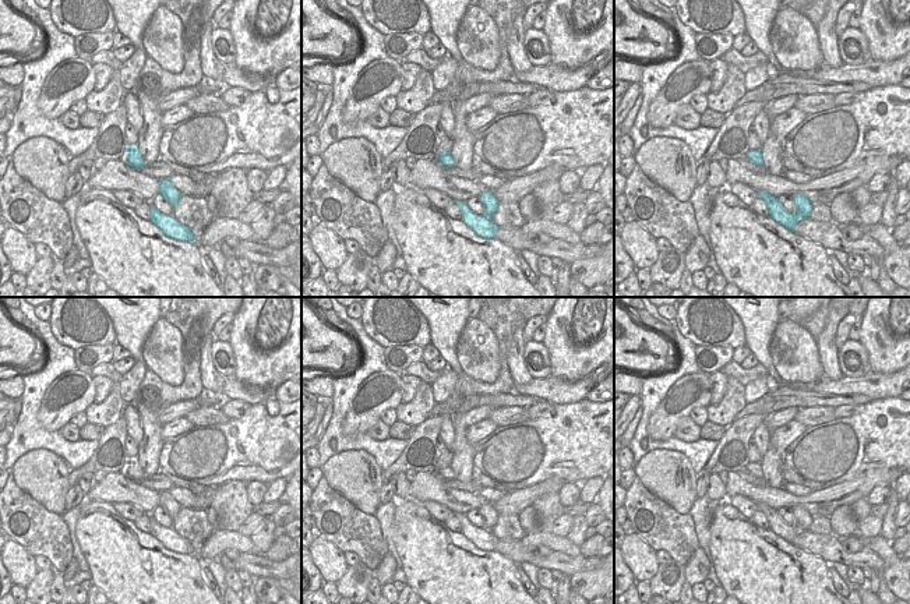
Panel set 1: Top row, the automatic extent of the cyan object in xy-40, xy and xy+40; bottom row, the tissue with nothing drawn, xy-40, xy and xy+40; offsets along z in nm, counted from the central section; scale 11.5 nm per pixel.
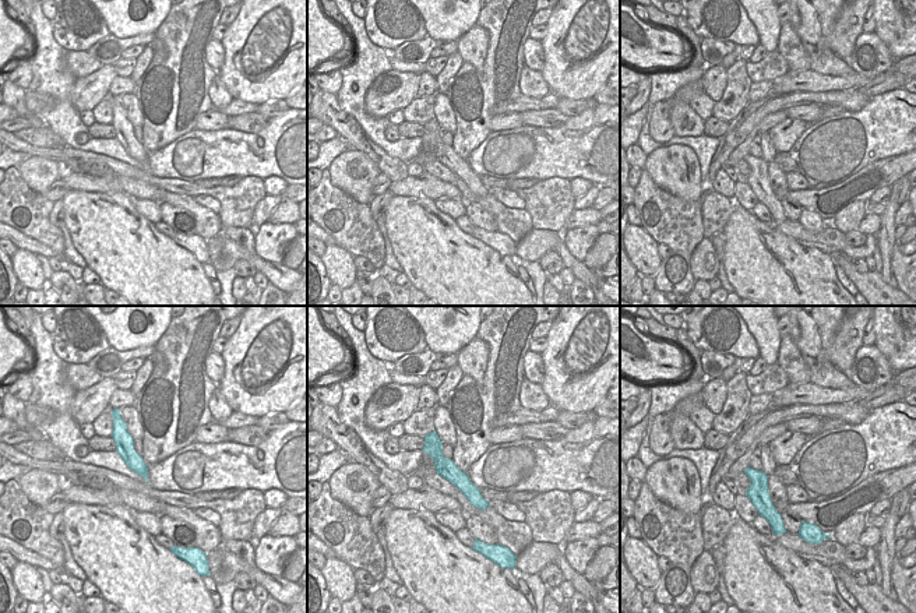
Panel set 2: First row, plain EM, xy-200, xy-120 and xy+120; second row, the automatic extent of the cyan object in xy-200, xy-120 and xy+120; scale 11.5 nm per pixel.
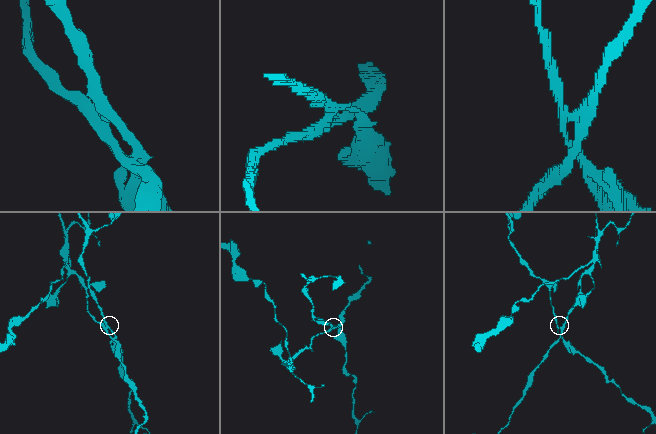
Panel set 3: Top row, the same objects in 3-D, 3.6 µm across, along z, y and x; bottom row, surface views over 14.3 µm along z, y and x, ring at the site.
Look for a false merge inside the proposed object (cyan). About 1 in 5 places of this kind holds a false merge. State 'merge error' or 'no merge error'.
merge error

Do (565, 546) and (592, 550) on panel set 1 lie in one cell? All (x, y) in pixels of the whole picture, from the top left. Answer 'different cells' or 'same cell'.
different cells

